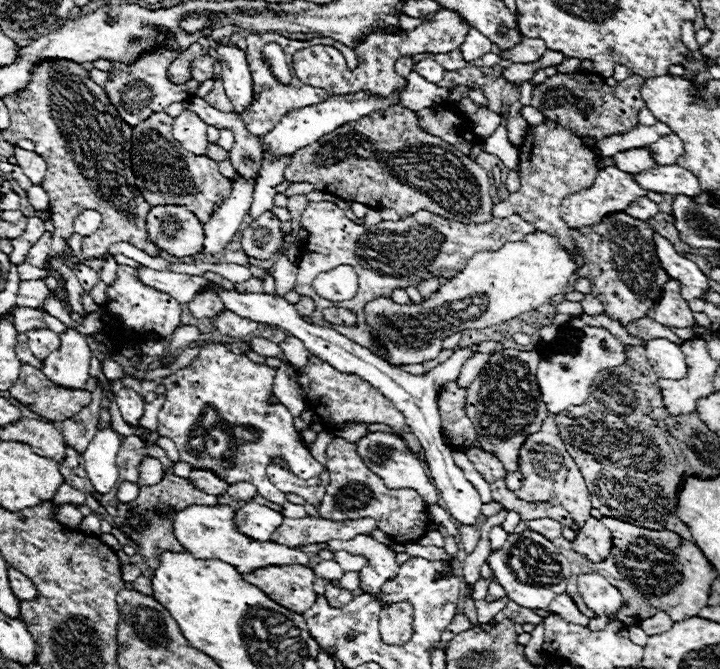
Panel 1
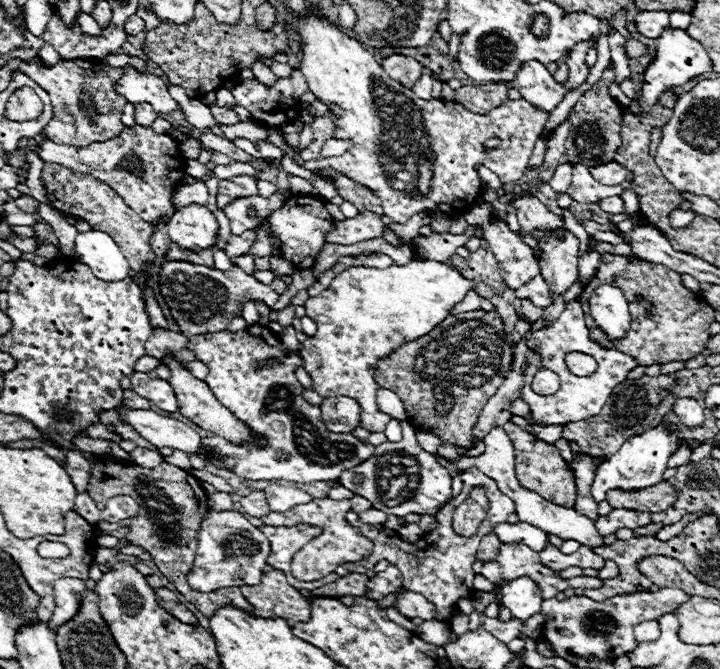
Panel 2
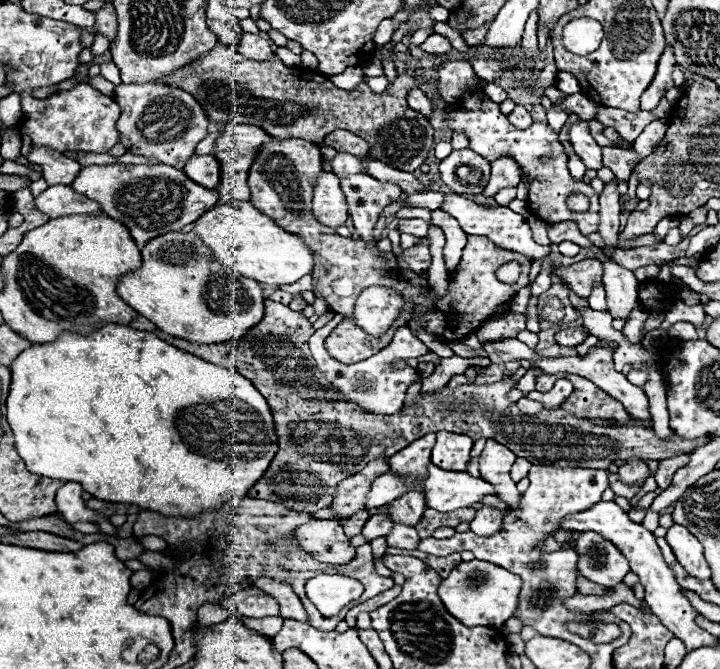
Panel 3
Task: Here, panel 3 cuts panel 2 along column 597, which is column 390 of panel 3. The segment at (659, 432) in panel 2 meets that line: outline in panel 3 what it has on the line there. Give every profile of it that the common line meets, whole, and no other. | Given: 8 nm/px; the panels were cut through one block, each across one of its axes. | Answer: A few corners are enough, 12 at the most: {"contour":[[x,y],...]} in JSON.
{"contour":[[392,472],[378,476],[368,492],[366,508],[378,508],[410,486]]}

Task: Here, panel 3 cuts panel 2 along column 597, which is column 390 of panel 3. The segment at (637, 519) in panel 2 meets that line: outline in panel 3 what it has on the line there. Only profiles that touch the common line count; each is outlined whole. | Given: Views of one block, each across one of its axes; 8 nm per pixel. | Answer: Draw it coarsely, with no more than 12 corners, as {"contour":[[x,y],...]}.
{"contour":[[374,514],[362,528],[368,540],[386,536],[394,522]]}

